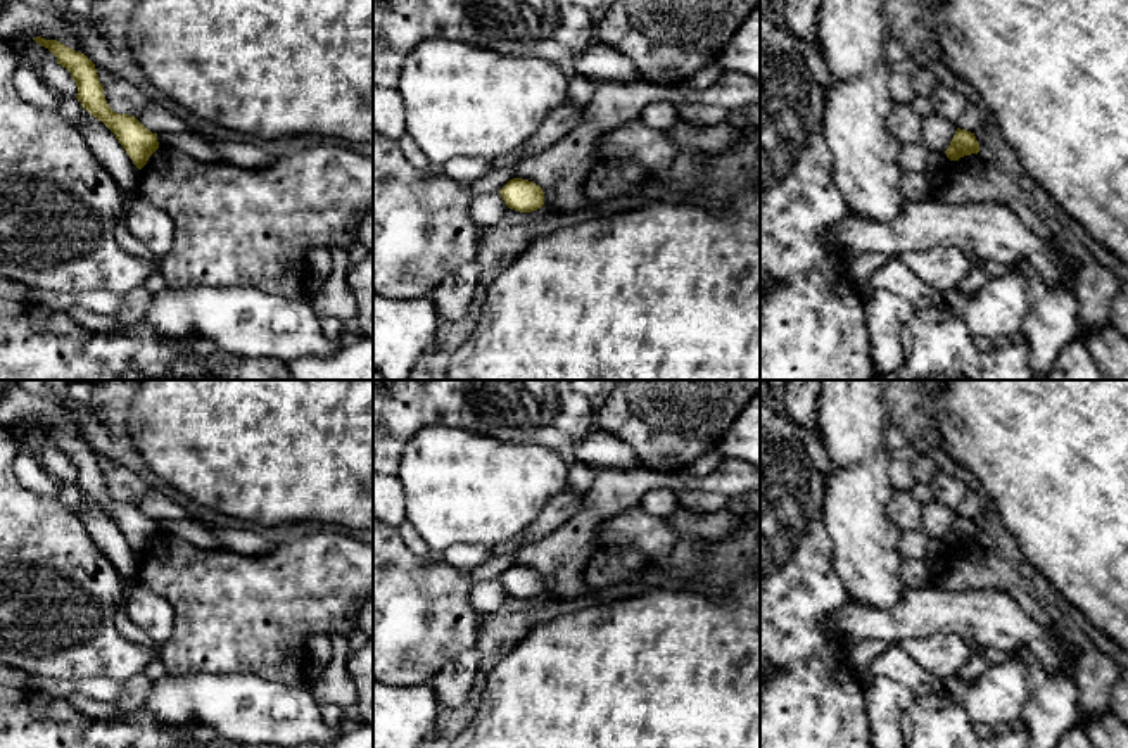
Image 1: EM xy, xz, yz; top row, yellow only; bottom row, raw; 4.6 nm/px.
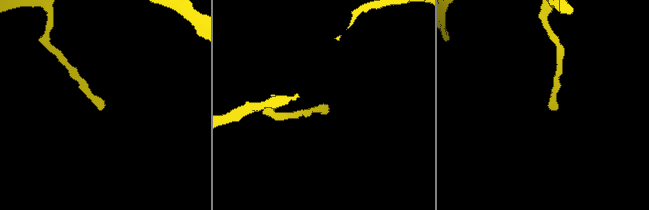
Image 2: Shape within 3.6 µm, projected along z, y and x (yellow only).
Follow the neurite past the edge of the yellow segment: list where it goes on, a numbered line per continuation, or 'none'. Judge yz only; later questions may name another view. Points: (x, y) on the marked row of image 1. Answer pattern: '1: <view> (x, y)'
none

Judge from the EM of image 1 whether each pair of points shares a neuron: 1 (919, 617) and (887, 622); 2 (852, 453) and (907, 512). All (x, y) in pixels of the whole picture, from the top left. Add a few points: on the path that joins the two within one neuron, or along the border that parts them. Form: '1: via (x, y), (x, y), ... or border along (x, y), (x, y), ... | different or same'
1: via (911, 617), (895, 622) | same
2: border along (895, 493), (888, 507), (888, 517), (902, 531) | different

